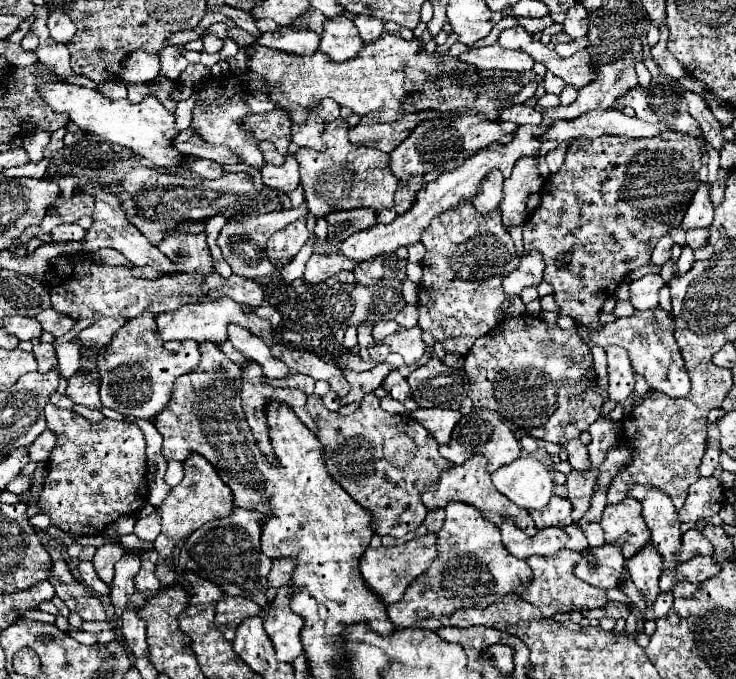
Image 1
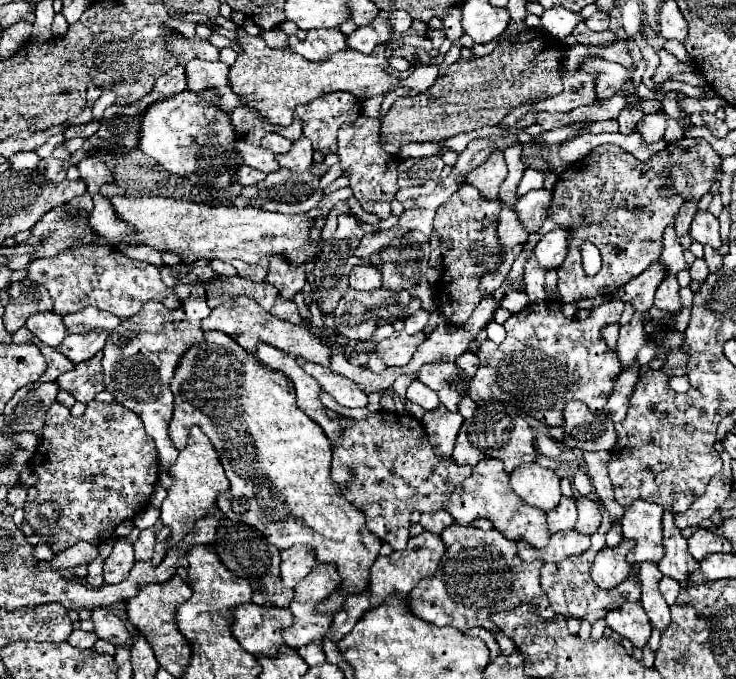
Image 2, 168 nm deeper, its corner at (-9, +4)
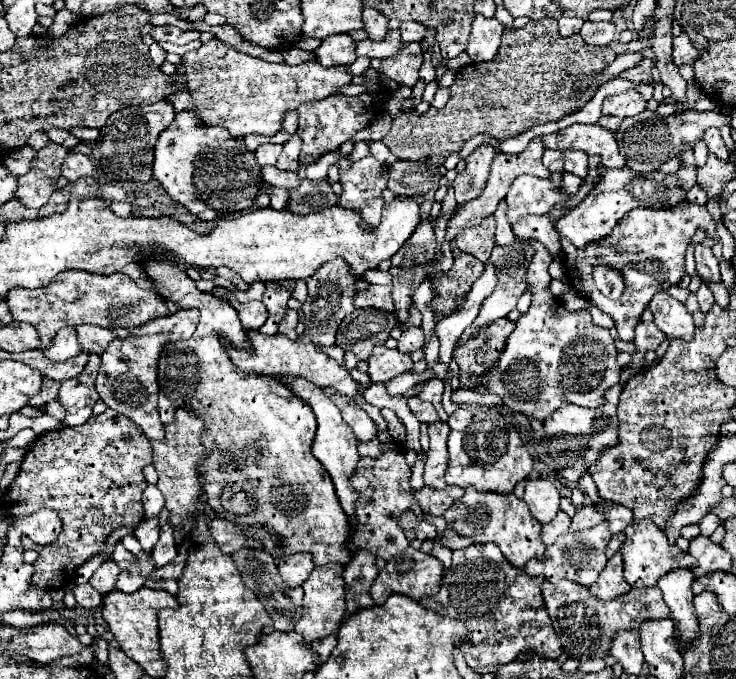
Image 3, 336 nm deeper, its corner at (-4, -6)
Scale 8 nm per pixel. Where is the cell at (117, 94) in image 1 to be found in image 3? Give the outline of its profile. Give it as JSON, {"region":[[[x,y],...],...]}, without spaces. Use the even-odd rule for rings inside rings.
{"region":[[[76,126],[76,128],[70,128],[68,132],[70,132],[72,136],[76,136],[76,138],[80,138],[82,142],[94,142],[94,140],[96,140],[96,136],[98,136],[98,130],[80,128],[80,126]]]}

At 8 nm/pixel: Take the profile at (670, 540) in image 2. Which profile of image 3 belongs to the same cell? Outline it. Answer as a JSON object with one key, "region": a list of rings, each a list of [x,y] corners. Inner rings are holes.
{"region":[[[672,570],[658,580],[658,588],[662,590],[664,602],[670,608],[670,616],[674,622],[674,630],[678,632],[680,648],[686,648],[698,636],[698,620],[692,604],[692,582],[694,576],[690,570]]]}

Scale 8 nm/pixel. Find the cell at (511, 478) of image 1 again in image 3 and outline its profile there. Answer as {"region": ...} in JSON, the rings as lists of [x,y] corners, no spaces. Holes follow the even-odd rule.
{"region":[[[536,478],[536,480],[526,482],[524,502],[530,508],[530,514],[540,524],[548,524],[558,514],[560,494],[558,494],[558,490],[554,488],[554,484],[550,480]]]}

